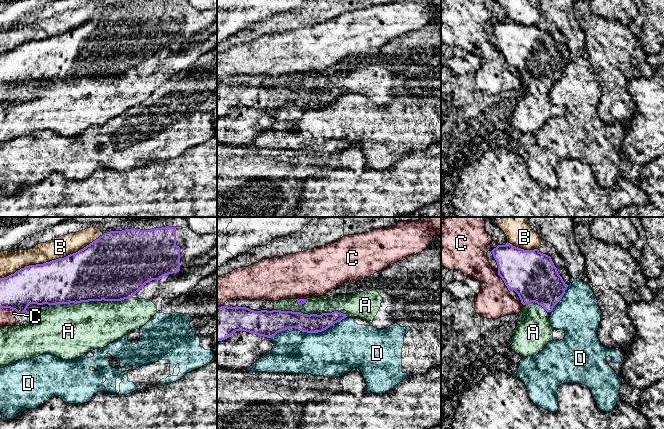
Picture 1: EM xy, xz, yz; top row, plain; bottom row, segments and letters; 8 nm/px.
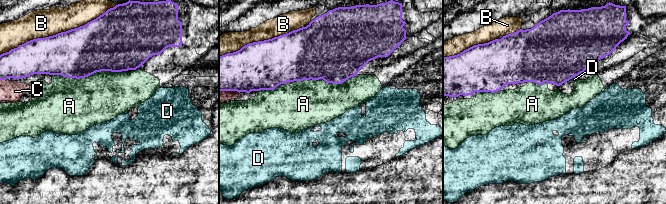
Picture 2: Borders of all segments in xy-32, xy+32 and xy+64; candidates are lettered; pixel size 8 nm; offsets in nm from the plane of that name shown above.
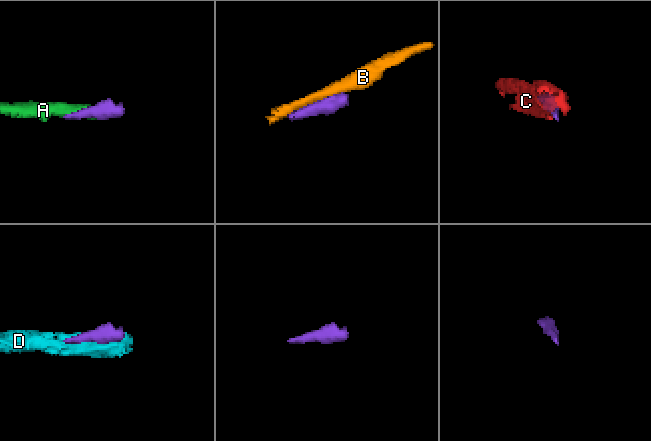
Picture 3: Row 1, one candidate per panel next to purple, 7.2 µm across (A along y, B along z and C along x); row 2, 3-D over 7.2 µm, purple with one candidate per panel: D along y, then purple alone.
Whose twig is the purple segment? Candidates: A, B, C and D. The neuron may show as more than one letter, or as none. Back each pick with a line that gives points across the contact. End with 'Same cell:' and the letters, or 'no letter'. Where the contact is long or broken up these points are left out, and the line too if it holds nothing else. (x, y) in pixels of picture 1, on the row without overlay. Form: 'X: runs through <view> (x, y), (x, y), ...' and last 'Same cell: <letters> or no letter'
Same cell: A

